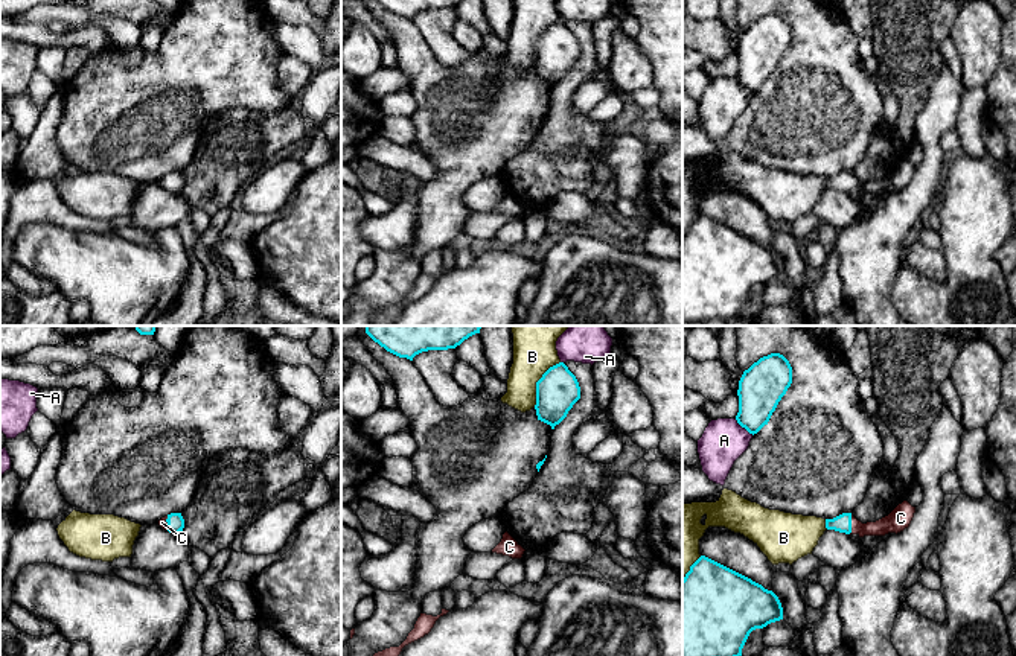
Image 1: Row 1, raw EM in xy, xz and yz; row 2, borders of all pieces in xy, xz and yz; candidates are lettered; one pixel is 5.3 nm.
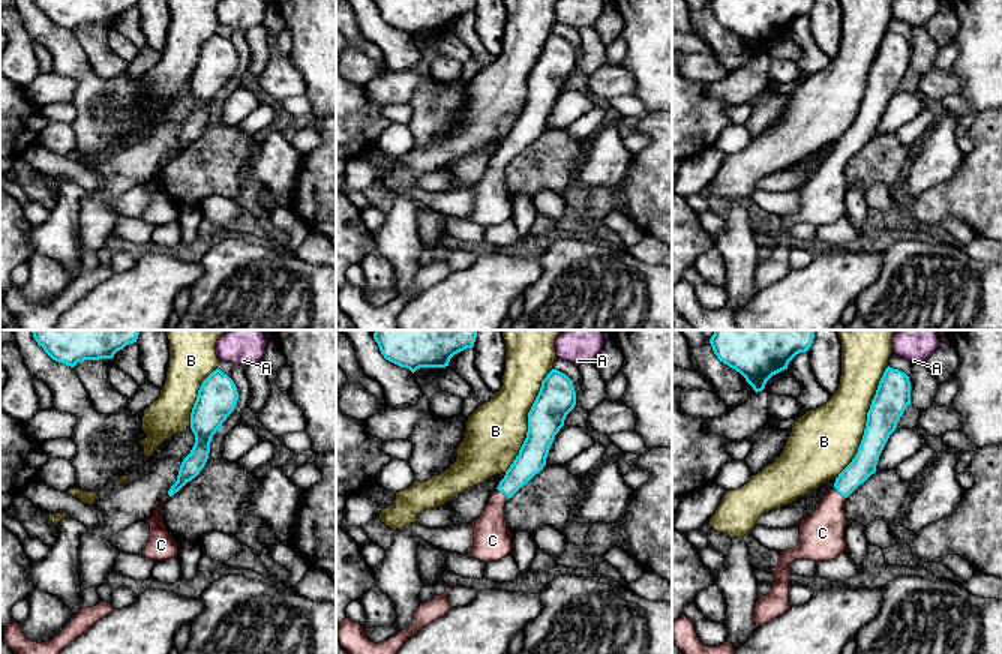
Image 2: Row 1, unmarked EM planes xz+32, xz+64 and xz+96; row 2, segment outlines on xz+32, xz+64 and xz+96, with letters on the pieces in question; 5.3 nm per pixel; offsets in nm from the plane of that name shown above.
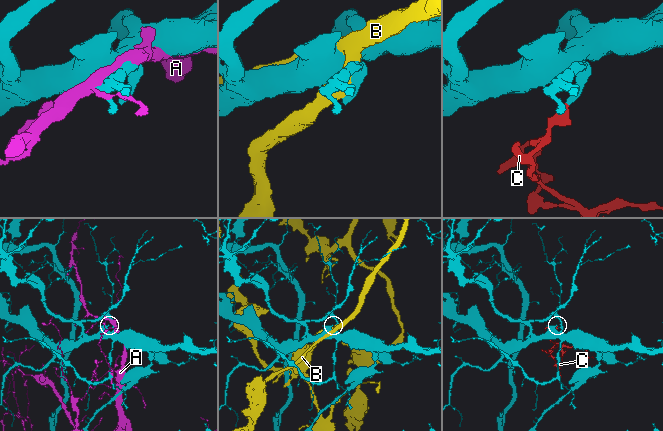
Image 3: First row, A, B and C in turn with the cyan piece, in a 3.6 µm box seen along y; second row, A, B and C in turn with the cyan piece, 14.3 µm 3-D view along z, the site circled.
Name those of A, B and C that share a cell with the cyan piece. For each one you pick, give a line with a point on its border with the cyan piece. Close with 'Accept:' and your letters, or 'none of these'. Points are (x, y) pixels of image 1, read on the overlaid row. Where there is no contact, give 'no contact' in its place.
C: contact yz (850, 524)
Accept: C

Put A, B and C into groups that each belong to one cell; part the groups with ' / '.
A / B / C

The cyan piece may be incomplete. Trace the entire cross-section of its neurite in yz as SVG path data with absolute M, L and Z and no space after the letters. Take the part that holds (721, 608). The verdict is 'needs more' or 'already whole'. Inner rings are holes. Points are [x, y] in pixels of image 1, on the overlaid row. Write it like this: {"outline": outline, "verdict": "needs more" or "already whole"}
{"outline": "M705 556L682 578L682 656L742 656L752 630L780 619L783 607L772 591Z", "verdict": "already whole"}

